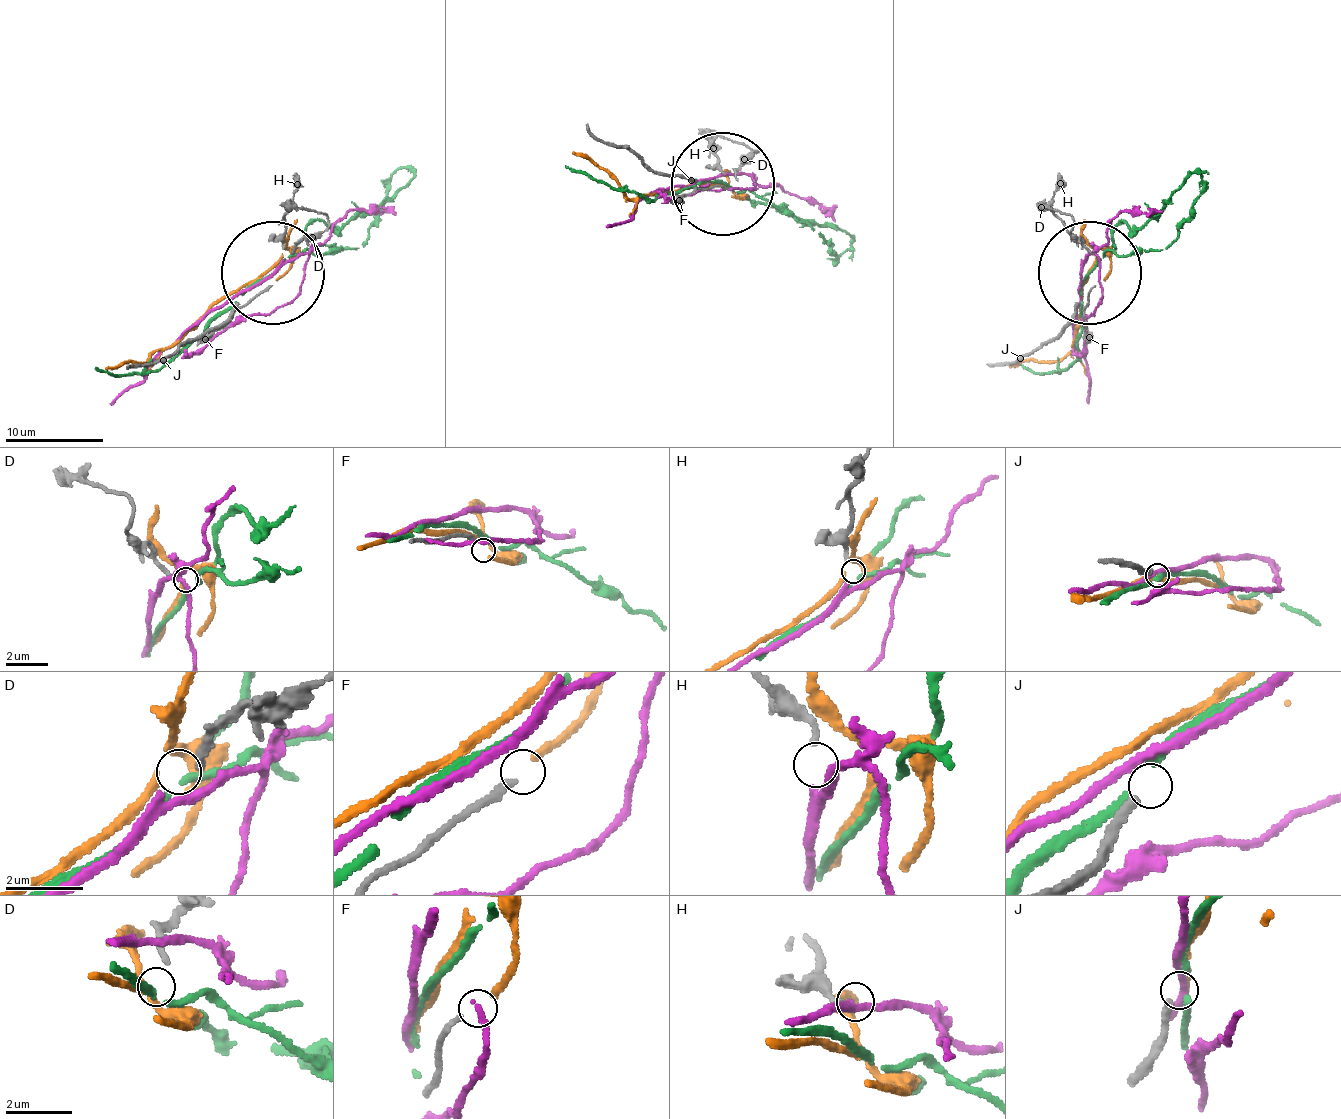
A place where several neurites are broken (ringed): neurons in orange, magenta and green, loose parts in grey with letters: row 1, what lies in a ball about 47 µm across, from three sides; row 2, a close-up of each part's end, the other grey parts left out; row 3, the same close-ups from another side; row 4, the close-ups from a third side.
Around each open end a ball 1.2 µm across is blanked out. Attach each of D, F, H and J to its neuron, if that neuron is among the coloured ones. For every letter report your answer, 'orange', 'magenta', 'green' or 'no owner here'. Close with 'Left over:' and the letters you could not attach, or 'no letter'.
D: green
F: orange
H: magenta
J: no owner here
Left over: J

